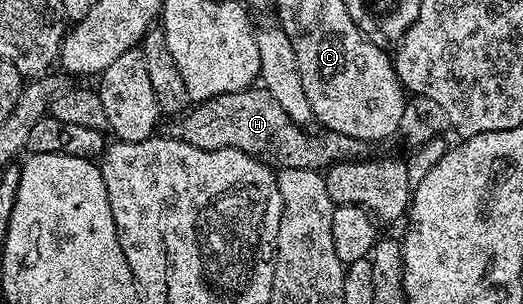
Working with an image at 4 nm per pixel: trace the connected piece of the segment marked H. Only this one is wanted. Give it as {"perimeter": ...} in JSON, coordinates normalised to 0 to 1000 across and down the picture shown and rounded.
{"perimeter":[[[480,283],[455,306],[423,306],[388,326],[388,342],[373,339],[363,365],[338,398],[331,444],[359,480],[375,480],[382,493],[459,493],[467,507],[486,513],[503,539],[530,546],[539,559],[602,559],[629,556],[635,539],[667,526],[706,526],[717,510],[717,477],[704,461],[673,454],[665,441],[650,441],[629,428],[610,428],[602,447],[591,447],[583,418],[572,418],[551,375],[539,368],[535,336],[503,283]]]}

